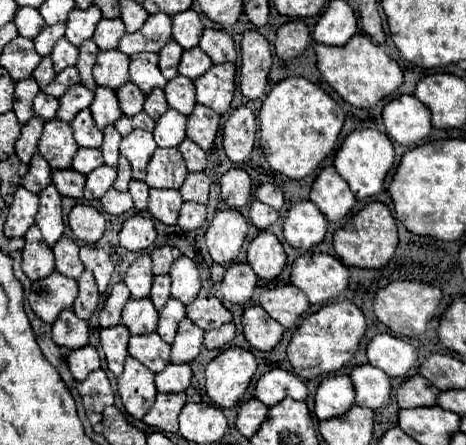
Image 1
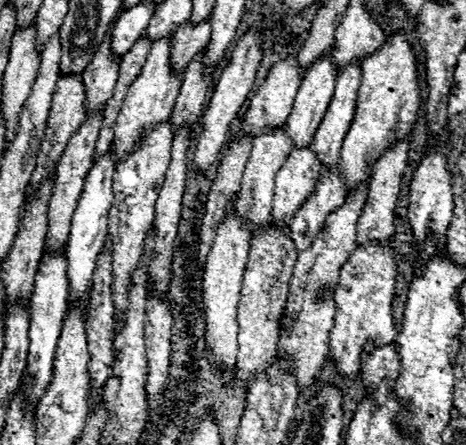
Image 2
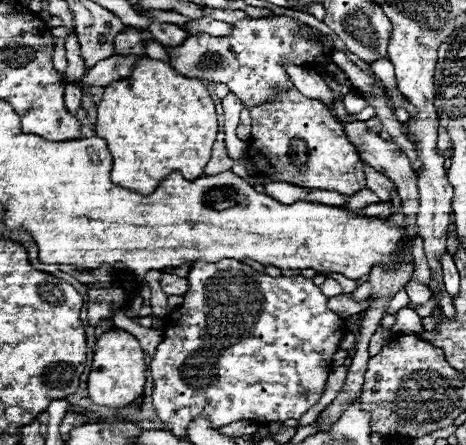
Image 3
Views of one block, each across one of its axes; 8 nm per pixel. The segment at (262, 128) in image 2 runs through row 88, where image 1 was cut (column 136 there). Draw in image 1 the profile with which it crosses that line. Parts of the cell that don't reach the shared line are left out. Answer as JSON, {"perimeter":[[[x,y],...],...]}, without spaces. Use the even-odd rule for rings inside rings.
{"perimeter":[[[140,254],[128,268],[124,276],[124,284],[128,286],[132,298],[148,298],[152,286],[152,262],[148,254]]]}

